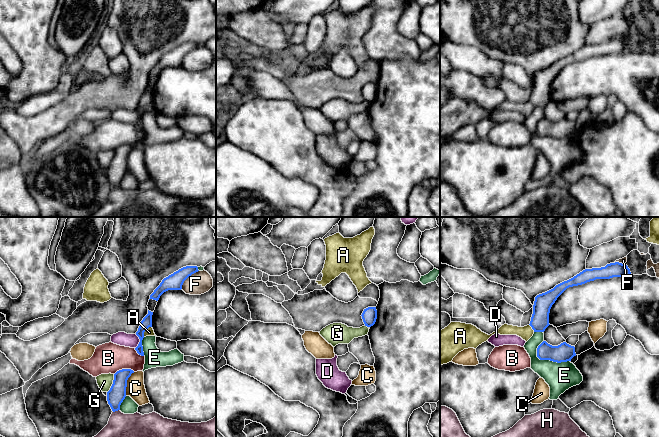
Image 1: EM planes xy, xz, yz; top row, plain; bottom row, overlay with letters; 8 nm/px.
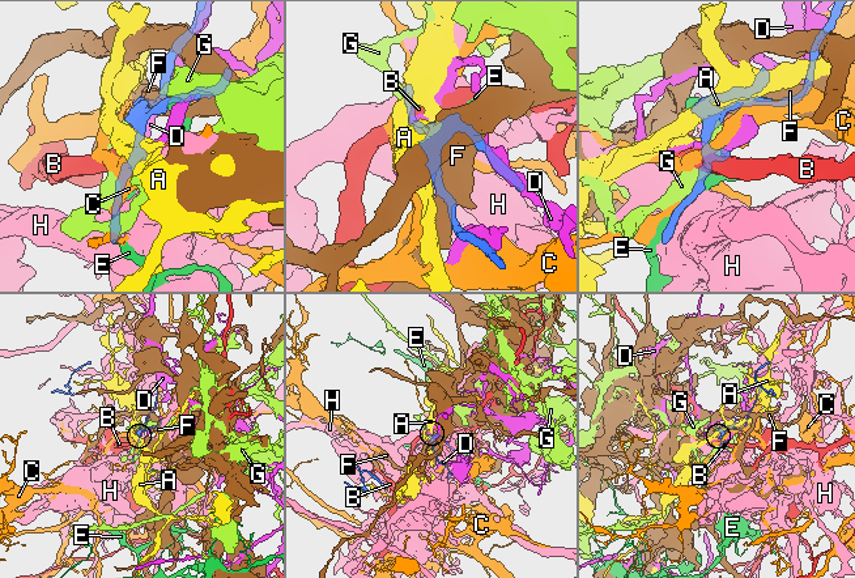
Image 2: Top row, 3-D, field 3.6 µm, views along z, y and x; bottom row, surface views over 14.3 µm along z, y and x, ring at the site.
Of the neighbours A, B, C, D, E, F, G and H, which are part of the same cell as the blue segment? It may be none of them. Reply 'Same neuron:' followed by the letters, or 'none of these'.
Same neuron: none of these

